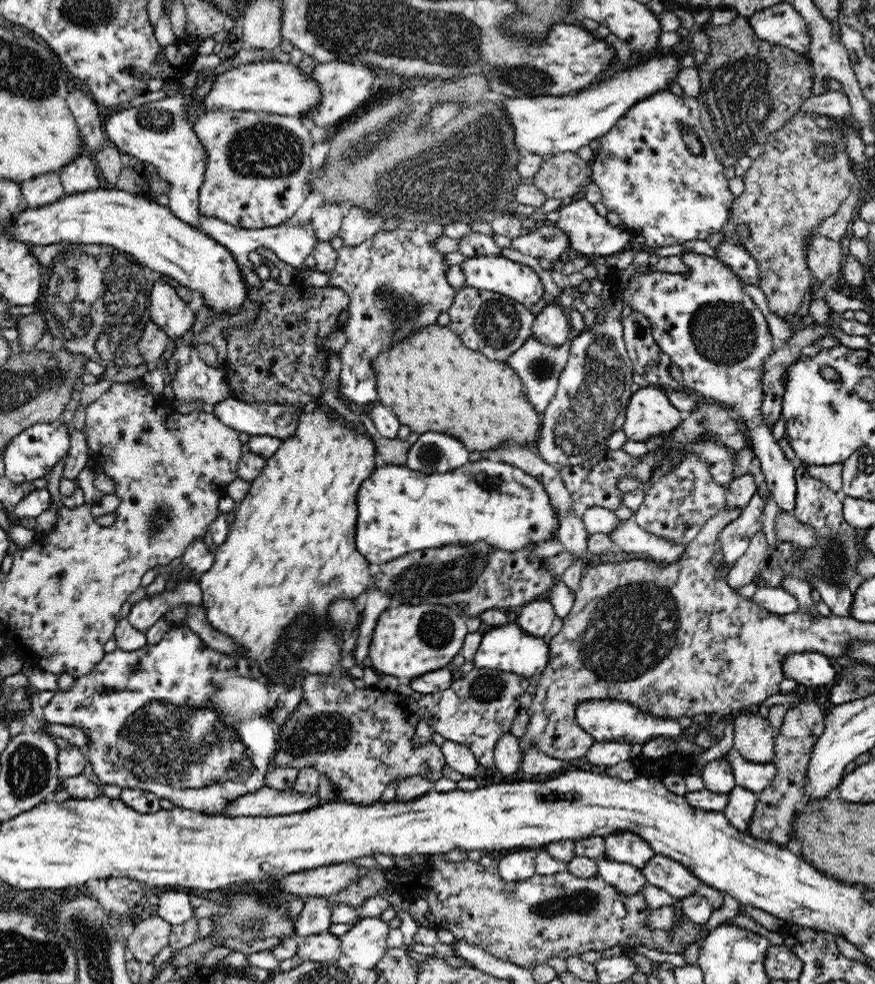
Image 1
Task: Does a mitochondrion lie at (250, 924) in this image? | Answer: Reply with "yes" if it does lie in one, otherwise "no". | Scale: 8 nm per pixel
yes

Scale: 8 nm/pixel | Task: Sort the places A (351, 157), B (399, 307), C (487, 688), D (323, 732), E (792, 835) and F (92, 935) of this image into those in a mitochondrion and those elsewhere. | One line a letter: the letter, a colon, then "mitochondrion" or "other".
A: mitochondrion
B: mitochondrion
C: mitochondrion
D: mitochondrion
E: other
F: mitochondrion

